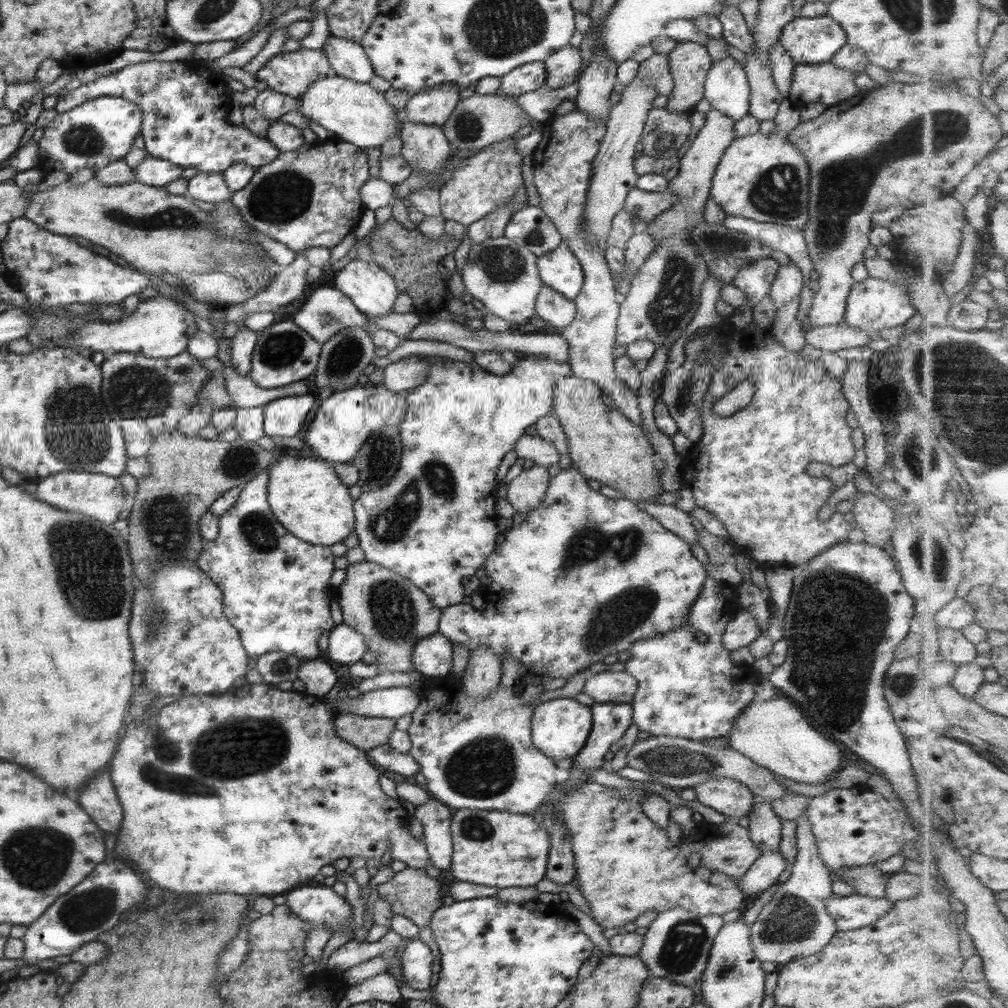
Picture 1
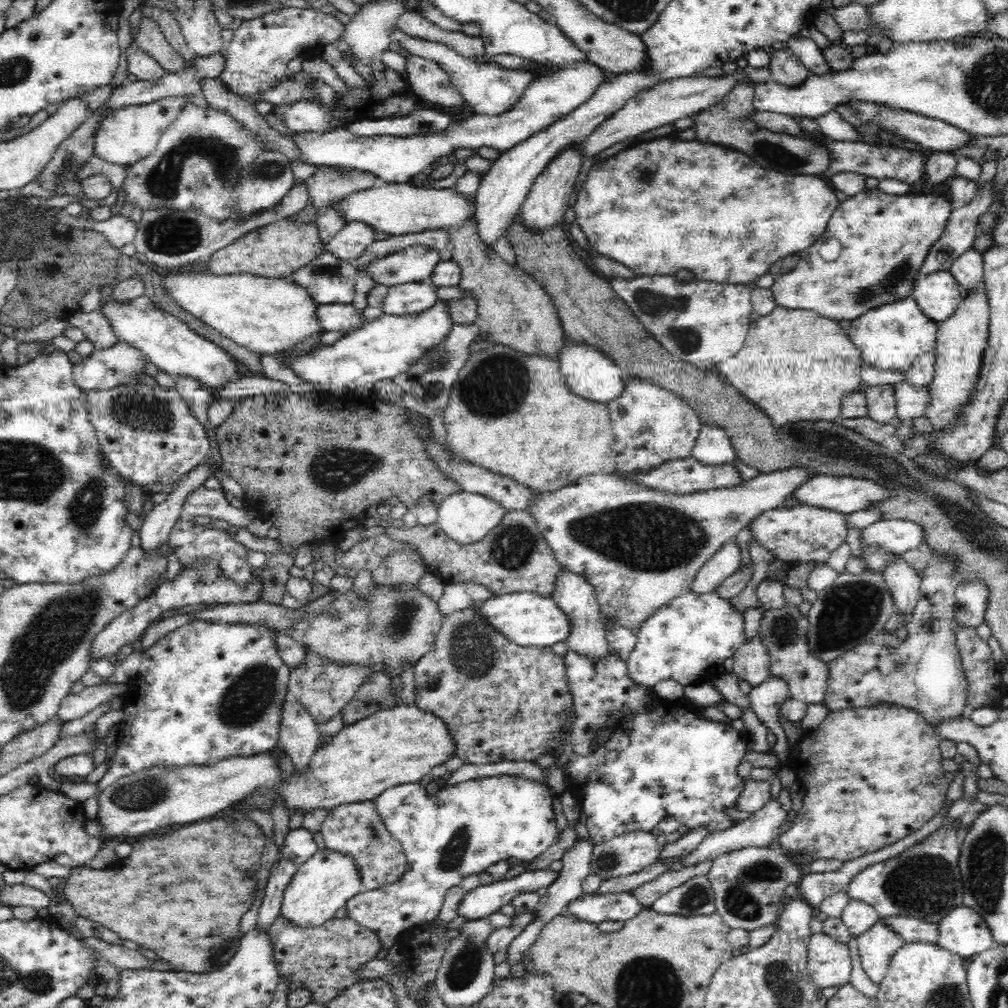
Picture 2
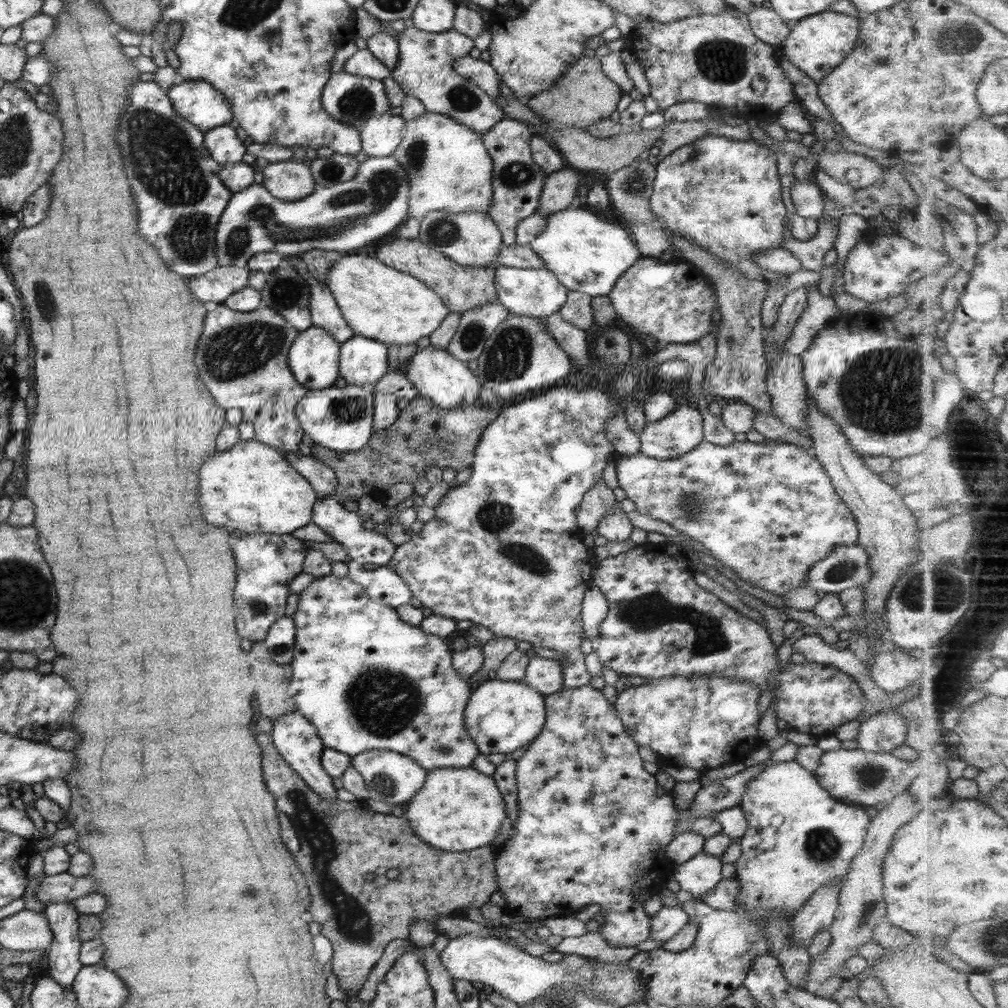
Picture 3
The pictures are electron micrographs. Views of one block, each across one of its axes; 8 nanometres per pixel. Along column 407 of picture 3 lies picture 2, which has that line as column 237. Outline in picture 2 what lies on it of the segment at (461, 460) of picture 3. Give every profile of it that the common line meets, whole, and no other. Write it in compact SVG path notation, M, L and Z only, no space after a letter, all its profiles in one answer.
M292 385L286 392L270 392L265 395L256 396L243 396L233 406L233 409L226 415L224 422L215 426L215 436L217 439L217 445L219 446L220 454L223 458L223 465L220 467L223 475L234 479L243 489L248 496L247 502L250 501L253 508L252 511L256 513L256 516L260 520L269 520L272 524L276 525L280 529L280 547L282 552L280 554L272 554L268 556L265 567L262 567L258 578L261 584L261 591L259 599L261 601L280 605L282 602L282 596L285 593L286 581L291 577L290 568L294 566L294 558L291 557L291 550L295 546L300 546L305 543L318 542L328 543L332 545L338 545L342 542L344 534L352 528L361 526L366 520L366 509L369 506L378 505L383 501L386 501L392 496L396 496L408 511L414 511L414 506L420 498L429 498L433 501L433 504L437 507L443 500L446 500L447 496L462 491L462 487L458 485L454 480L451 480L446 474L438 469L438 465L433 463L433 460L428 456L426 451L426 436L430 436L433 432L432 423L428 417L424 417L425 423L420 427L416 425L416 419L410 417L412 412L404 406L398 406L392 403L386 403L381 401L380 398L375 398L373 402L370 402L370 406L364 406L362 403L359 406L346 406L344 400L336 400L336 398L330 398L328 392L320 392L318 388L314 390L304 390L304 388L292 388Z

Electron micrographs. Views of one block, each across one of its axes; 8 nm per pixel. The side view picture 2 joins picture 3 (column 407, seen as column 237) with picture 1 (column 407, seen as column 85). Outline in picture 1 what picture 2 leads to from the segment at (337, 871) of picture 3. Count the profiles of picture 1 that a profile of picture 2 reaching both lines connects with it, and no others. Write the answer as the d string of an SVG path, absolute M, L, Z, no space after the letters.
M403 865L397 867L392 878L375 886L377 898L391 903L391 916L400 914L409 918L420 929L429 926L431 915L443 905L437 879L425 874L424 869Z

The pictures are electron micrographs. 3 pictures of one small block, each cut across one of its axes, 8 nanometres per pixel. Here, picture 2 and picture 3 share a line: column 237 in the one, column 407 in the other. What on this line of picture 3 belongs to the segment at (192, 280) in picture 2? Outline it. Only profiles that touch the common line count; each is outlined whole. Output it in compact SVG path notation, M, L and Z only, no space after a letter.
M373 257L339 258L326 273L326 284L352 334L387 346L416 344L421 337L429 337L448 312L426 284Z

